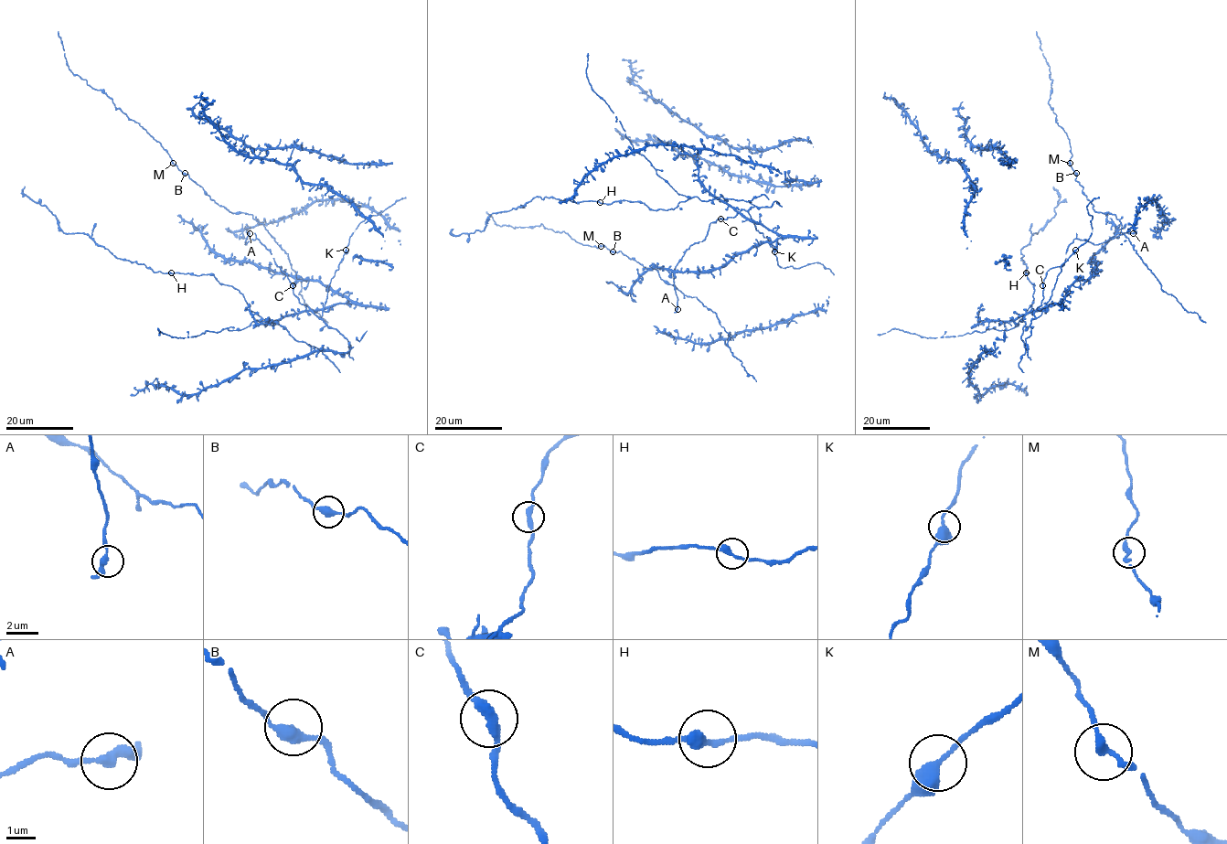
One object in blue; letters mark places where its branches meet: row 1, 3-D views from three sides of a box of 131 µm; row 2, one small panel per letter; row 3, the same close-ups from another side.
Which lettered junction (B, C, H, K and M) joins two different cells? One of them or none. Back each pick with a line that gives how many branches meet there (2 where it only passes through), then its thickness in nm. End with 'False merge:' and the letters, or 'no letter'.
False merge: no letter

